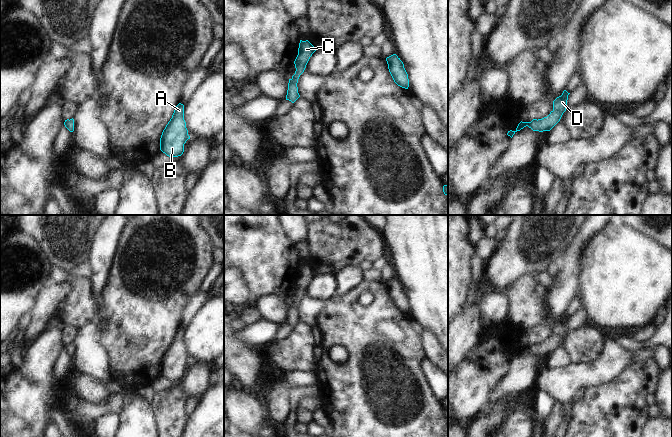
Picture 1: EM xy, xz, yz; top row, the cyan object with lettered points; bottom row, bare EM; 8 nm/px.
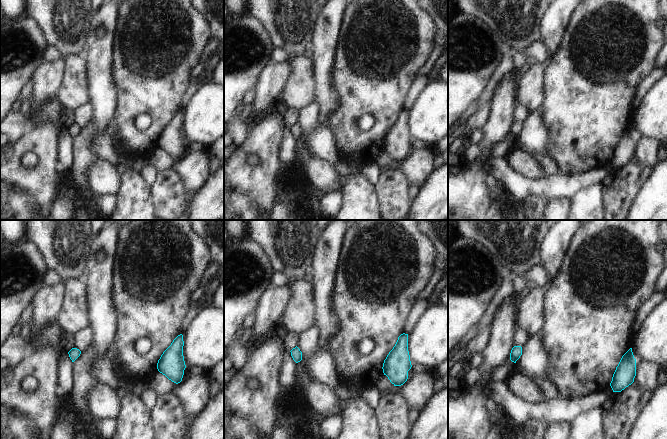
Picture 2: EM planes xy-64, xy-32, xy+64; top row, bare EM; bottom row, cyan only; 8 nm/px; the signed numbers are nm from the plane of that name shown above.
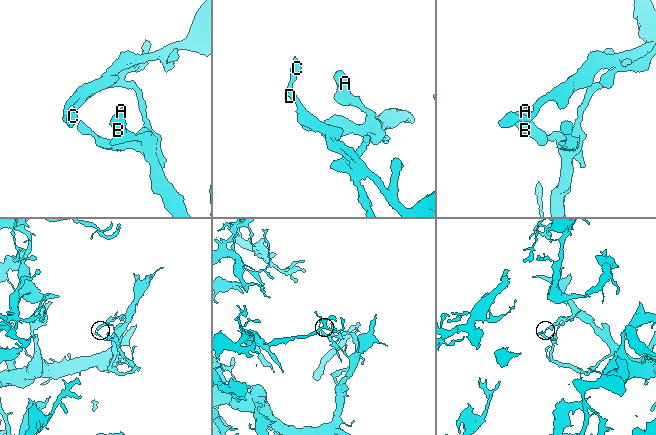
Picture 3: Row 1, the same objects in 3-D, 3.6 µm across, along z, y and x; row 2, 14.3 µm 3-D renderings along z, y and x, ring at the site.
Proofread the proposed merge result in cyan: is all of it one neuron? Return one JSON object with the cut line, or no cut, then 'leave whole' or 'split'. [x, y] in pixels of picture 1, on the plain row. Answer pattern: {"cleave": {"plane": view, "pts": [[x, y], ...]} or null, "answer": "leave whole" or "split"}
{"cleave": null, "answer": "leave whole"}

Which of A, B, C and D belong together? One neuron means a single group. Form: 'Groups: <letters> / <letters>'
Groups: A B C D

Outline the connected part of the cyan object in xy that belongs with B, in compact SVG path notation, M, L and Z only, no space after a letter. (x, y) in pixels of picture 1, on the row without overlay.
M179 327L162 356L160 374L169 381L181 380L184 376L184 368L188 363L190 360L184 344L184 329Z

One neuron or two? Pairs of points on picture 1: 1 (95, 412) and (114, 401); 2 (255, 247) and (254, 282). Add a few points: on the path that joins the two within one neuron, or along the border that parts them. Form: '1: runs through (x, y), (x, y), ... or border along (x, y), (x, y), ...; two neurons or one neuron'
1: runs through (100, 409), (109, 406); one neuron
2: runs through (255, 256), (255, 273); one neuron

